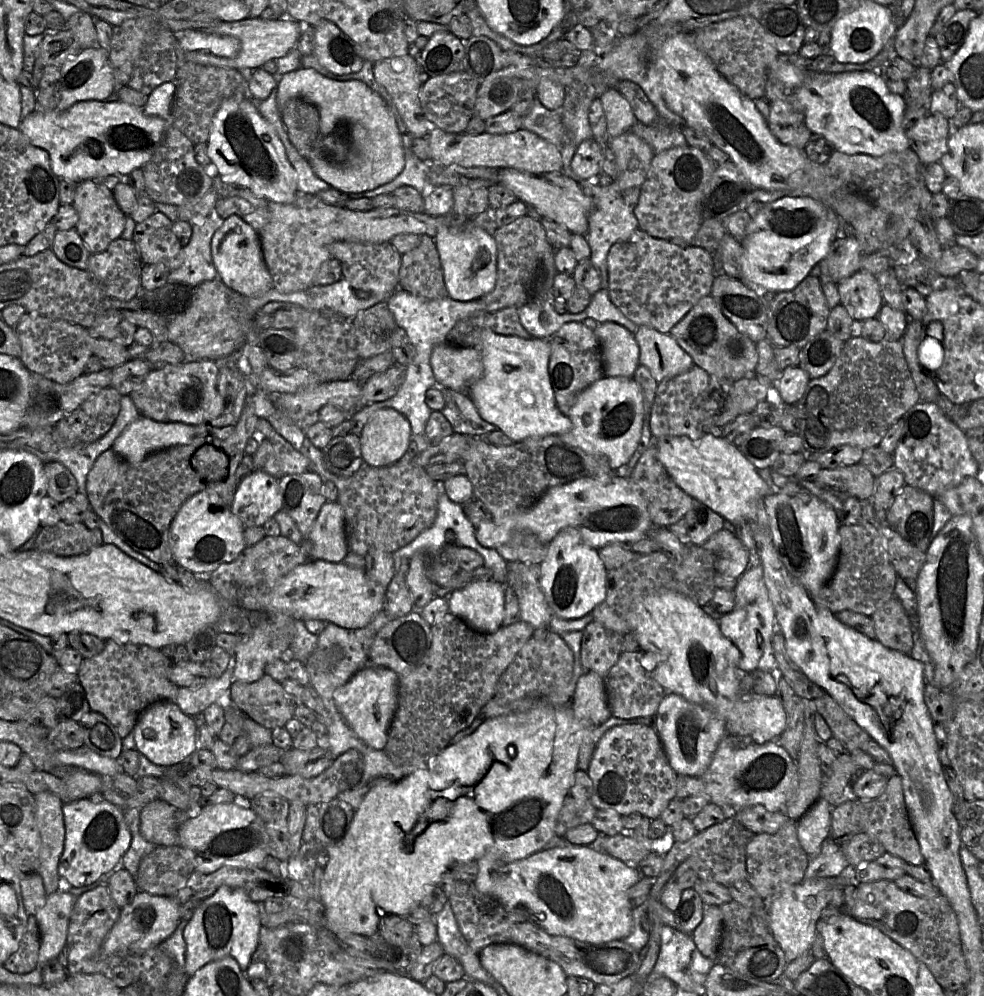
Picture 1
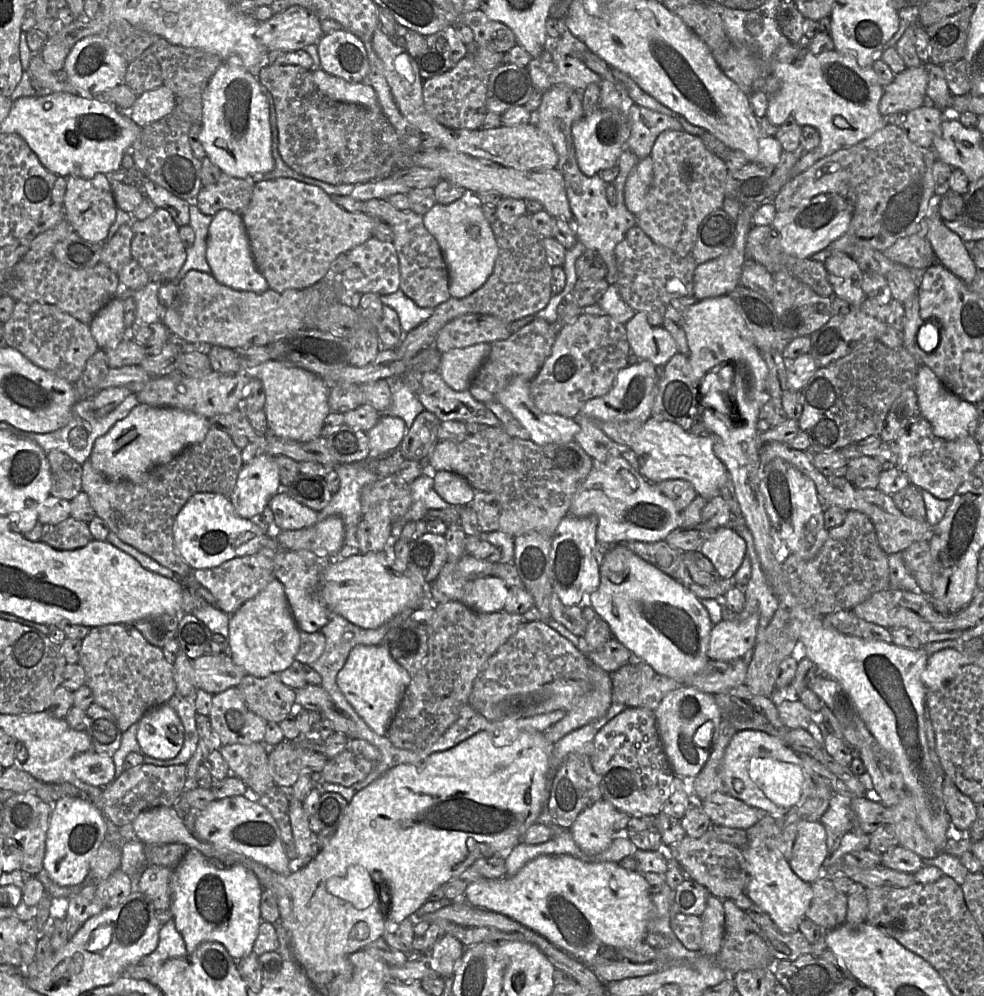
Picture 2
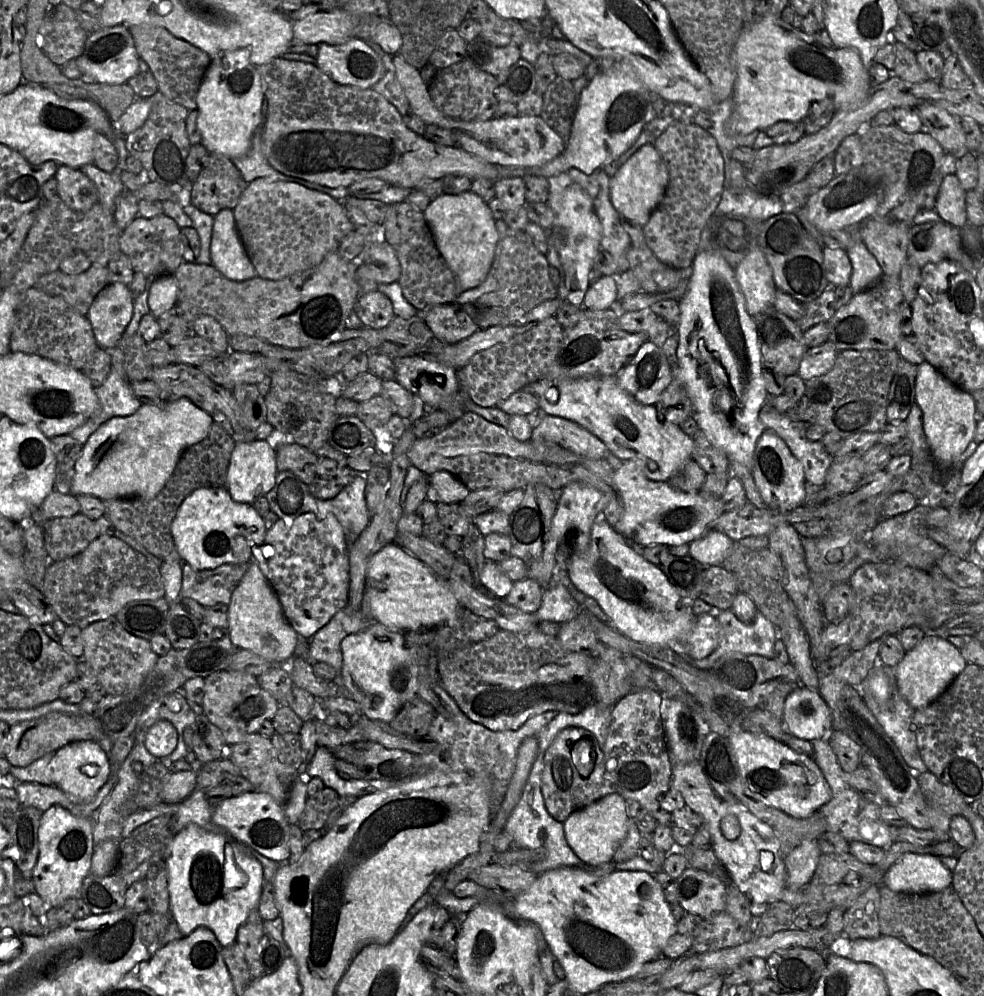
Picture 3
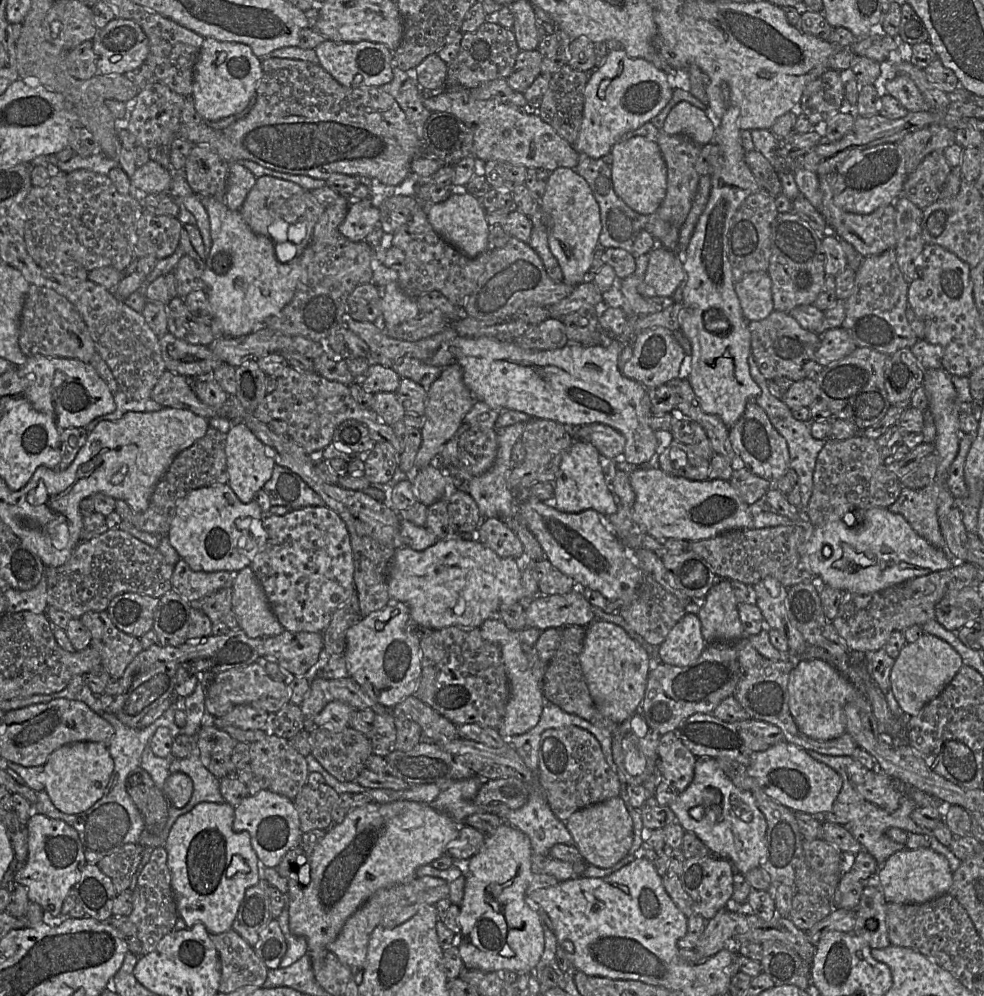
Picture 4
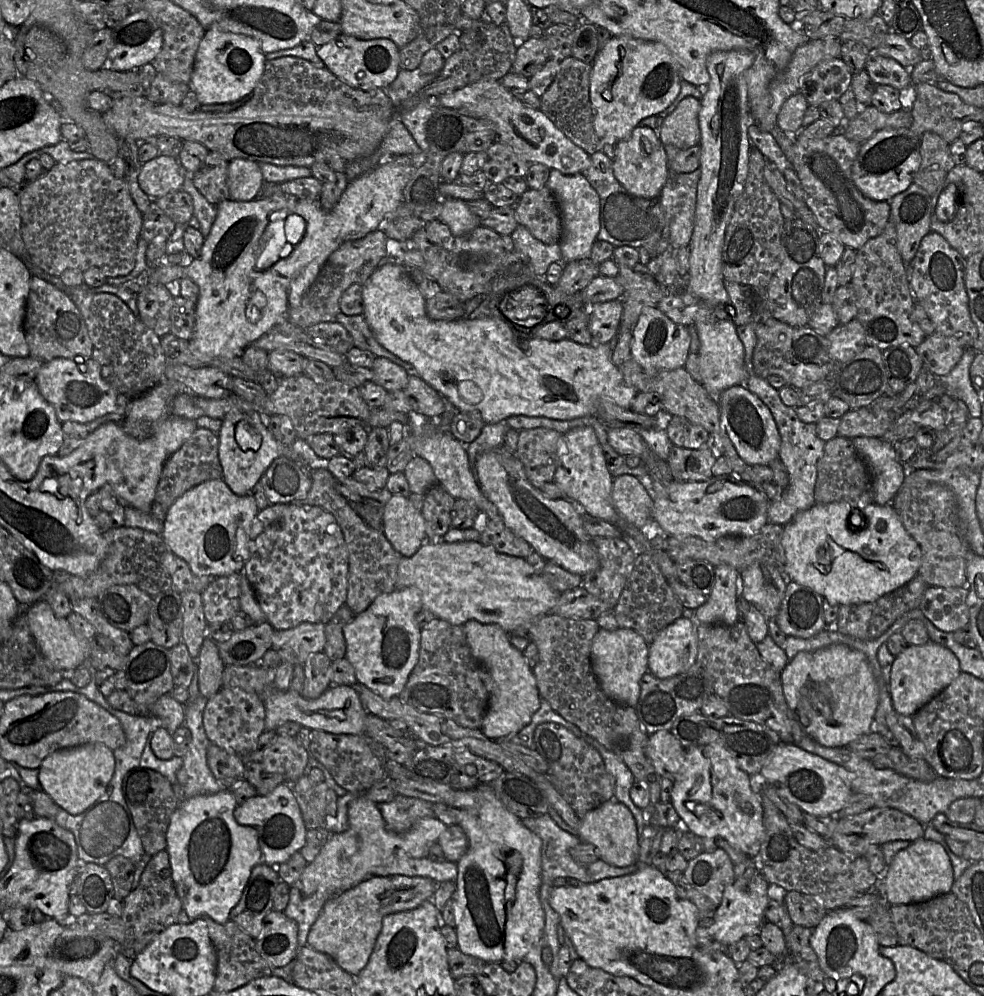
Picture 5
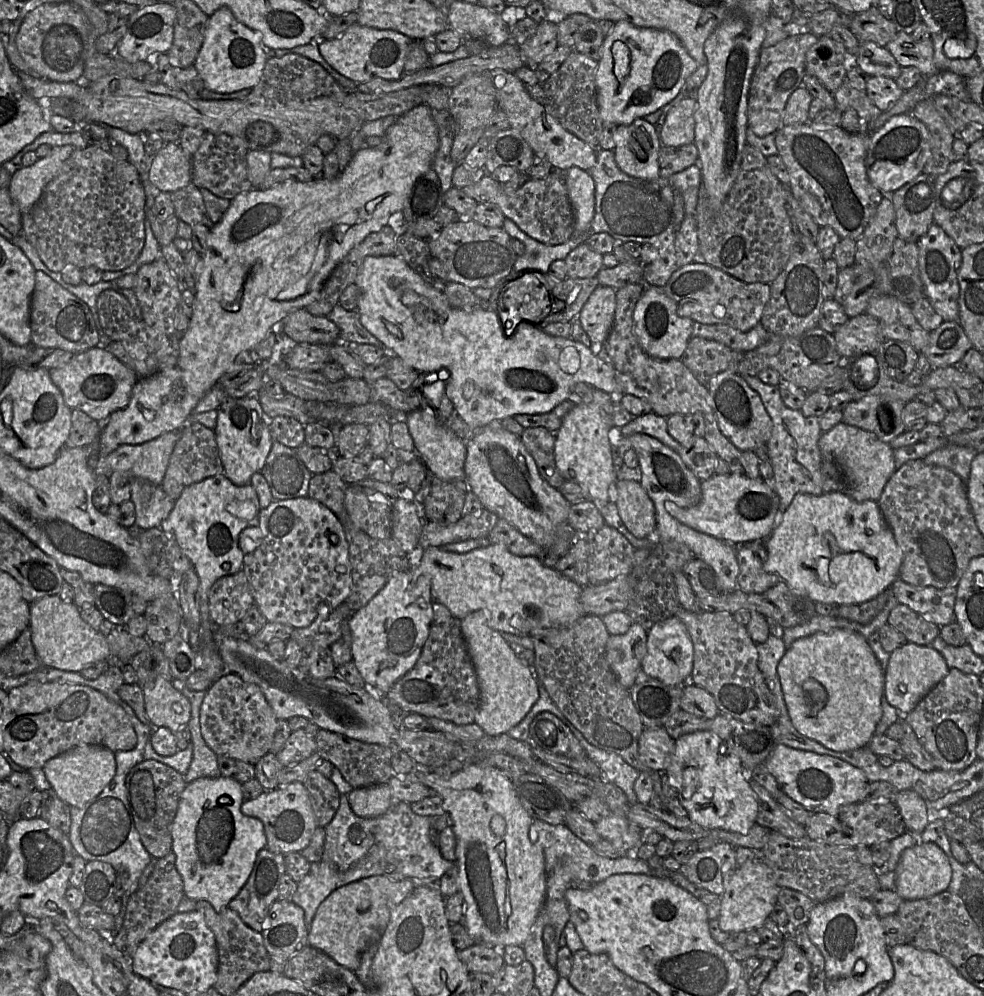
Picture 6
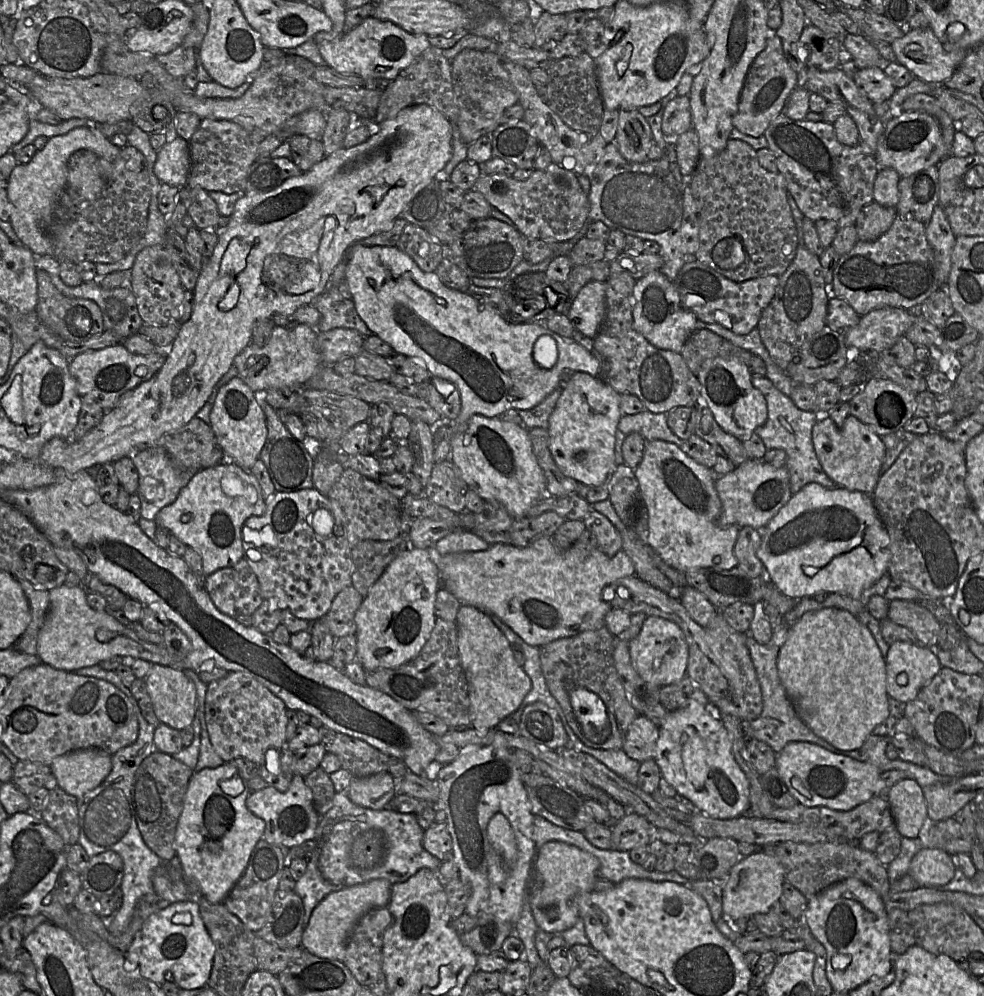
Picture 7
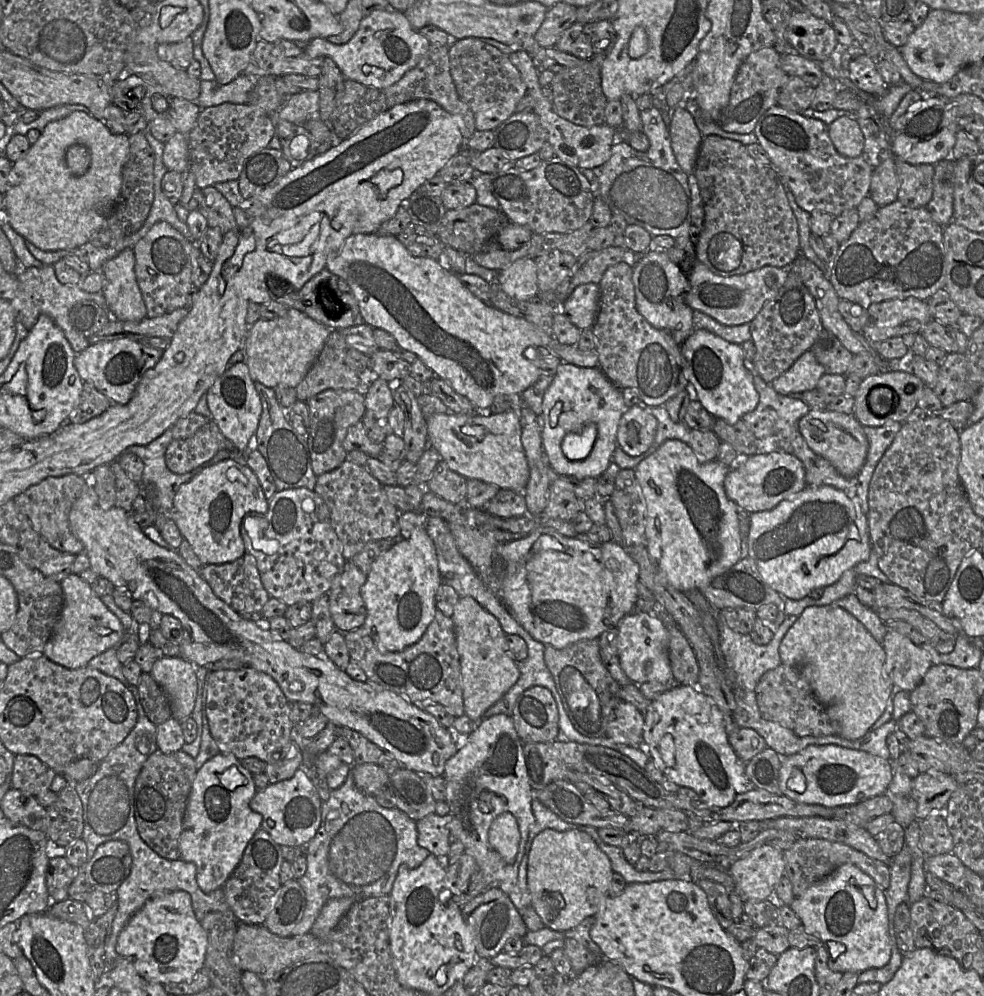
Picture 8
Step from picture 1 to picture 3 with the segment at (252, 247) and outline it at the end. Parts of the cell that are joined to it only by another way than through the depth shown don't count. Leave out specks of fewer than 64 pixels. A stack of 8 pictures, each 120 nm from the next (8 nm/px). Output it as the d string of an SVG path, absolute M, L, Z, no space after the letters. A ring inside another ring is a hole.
M224 209L214 217L210 253L212 265L232 281L258 276L240 239L231 209Z

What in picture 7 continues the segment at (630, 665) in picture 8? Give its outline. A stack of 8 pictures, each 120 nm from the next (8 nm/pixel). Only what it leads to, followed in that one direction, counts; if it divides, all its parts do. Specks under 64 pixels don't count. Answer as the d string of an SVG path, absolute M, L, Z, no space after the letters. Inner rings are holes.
M647 616L640 633L628 642L631 664L640 677L658 687L679 682L687 675L688 645L682 630L674 622Z

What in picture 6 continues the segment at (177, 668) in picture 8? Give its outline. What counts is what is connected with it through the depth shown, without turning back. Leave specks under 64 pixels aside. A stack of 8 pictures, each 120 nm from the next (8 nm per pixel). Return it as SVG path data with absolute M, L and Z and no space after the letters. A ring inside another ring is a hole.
M158 676L142 686L146 713L153 728L166 727L175 733L187 727L191 704L177 684Z

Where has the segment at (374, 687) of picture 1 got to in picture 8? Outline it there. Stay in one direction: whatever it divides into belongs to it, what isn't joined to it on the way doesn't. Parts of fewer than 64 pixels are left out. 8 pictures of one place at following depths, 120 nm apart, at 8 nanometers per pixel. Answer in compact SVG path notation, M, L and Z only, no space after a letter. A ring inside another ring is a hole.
M417 527L408 539L400 538L372 564L361 596L366 607L365 630L381 651L398 652L416 643L424 634L436 614L435 596L442 584L436 550L425 527Z

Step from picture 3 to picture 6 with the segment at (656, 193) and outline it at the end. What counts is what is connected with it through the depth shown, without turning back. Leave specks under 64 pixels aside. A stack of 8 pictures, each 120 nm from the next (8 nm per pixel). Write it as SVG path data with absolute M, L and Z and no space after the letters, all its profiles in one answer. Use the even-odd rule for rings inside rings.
M637 118L629 125L618 125L614 140L615 161L621 171L643 180L660 177L659 151L662 143L652 124Z

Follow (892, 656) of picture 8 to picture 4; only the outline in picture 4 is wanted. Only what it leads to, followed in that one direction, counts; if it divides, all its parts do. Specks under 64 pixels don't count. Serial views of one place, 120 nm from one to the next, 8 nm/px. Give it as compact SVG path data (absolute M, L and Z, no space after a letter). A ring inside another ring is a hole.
M928 633L914 643L906 643L890 673L893 695L906 717L913 717L939 696L963 666L959 653L946 641Z

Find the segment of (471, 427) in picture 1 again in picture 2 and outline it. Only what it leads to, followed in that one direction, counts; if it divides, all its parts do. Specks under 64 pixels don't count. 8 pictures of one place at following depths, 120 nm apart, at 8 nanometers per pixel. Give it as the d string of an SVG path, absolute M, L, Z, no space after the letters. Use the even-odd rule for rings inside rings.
M439 371L421 374L421 392L417 395L425 410L443 421L462 421L501 427L499 418L482 402L477 401L467 391L452 389Z

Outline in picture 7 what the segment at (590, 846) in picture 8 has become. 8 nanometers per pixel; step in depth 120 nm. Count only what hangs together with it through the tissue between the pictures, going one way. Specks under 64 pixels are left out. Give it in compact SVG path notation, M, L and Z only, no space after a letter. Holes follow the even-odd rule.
M549 841L542 845L537 852L535 862L535 869L540 878L540 883L538 887L536 882L529 883L529 903L538 928L545 932L561 933L574 926L580 918L578 910L579 897L592 891L598 878L599 867L600 862L594 855L576 846L560 841Z

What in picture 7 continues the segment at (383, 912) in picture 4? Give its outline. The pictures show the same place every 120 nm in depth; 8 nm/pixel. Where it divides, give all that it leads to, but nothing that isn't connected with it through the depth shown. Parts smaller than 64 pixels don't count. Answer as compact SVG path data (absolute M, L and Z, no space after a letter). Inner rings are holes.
M380 878L329 893L313 910L309 924L302 935L302 948L322 958L344 963L346 944L353 928L369 910L388 906L391 887L391 882Z

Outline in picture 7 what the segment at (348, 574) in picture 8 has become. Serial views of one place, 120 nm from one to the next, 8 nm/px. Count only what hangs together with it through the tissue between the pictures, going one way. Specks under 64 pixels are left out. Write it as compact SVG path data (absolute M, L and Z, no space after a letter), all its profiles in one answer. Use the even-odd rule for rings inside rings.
M353 585L345 587L334 598L328 612L321 619L335 638L355 634L355 614L363 596Z

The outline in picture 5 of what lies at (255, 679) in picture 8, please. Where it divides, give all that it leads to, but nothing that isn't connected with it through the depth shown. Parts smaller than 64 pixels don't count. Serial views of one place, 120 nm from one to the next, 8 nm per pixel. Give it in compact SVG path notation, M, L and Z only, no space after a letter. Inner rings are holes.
M238 687L221 688L208 698L203 712L203 724L209 741L229 752L243 756L251 751L265 731L265 703L261 695Z

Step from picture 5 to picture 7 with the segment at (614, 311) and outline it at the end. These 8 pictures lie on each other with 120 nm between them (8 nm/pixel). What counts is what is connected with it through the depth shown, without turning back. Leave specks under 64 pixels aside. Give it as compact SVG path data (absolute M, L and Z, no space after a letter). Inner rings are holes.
M591 281L583 286L573 301L568 318L573 327L594 339L606 313L606 282Z

